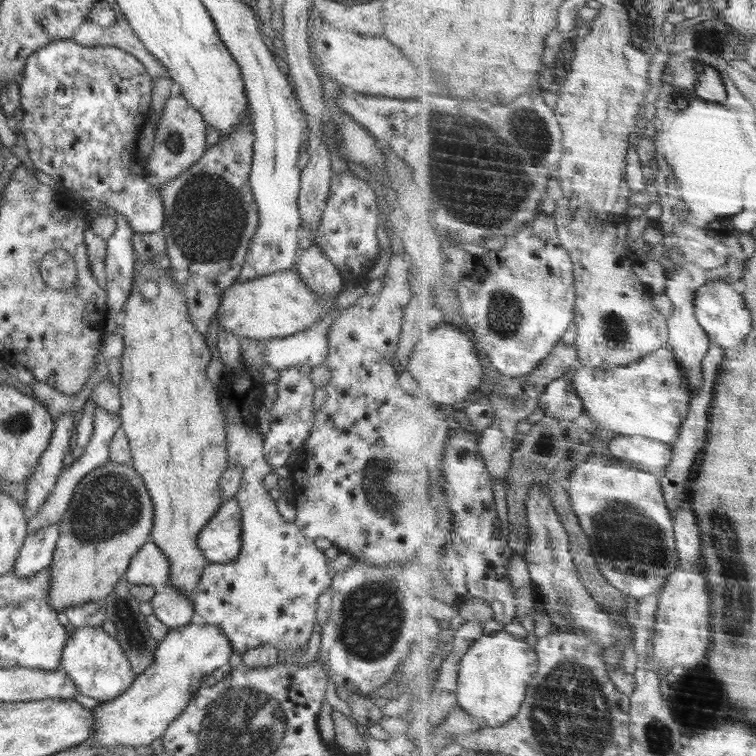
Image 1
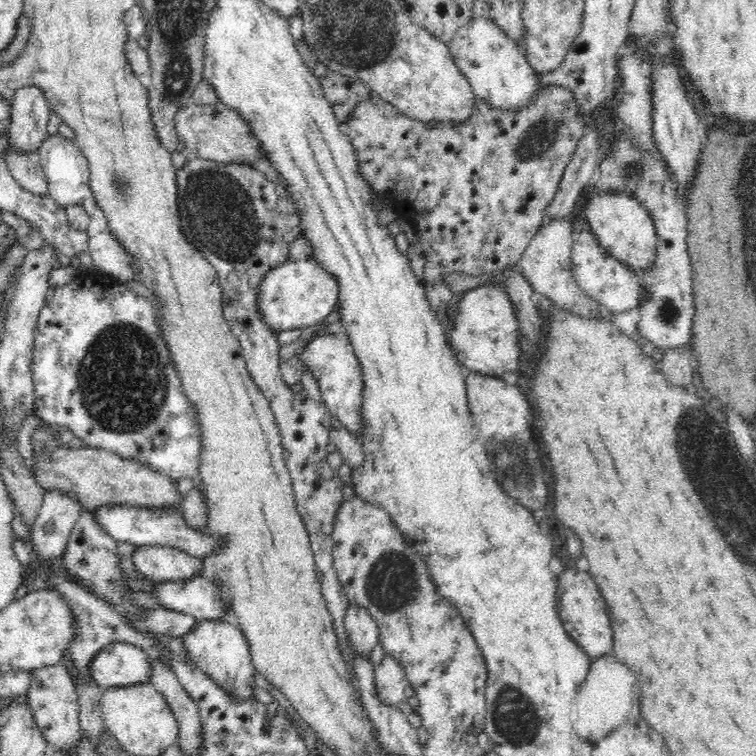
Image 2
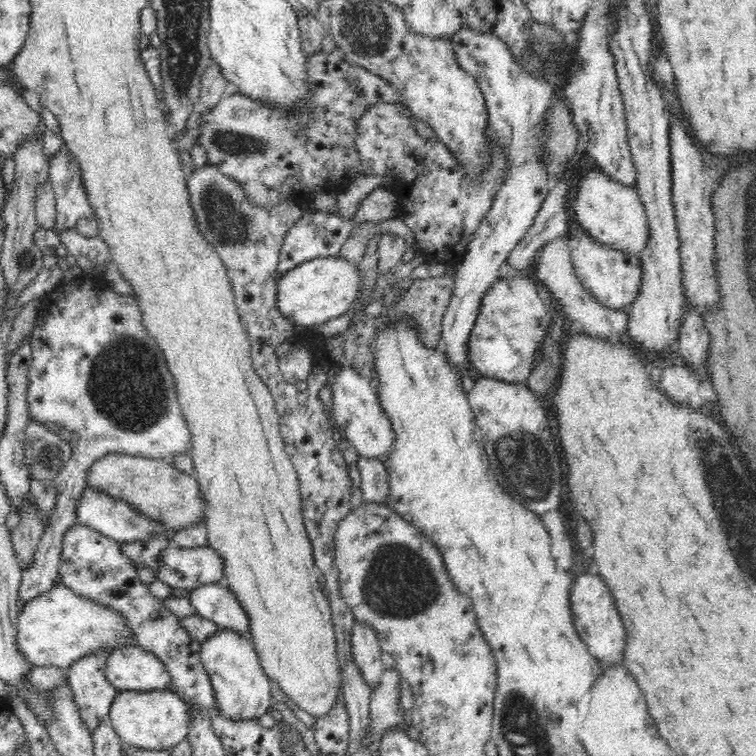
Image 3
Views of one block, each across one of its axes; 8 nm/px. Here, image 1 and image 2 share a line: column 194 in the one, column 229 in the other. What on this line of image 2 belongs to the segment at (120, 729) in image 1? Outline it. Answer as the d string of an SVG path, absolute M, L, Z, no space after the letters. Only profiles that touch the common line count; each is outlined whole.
M202 620L198 621L189 633L181 636L181 640L190 660L211 679L218 682L218 686L221 686L230 697L254 699L258 702L252 694L252 683L256 670L252 663L248 642L240 627L235 628L219 620Z

